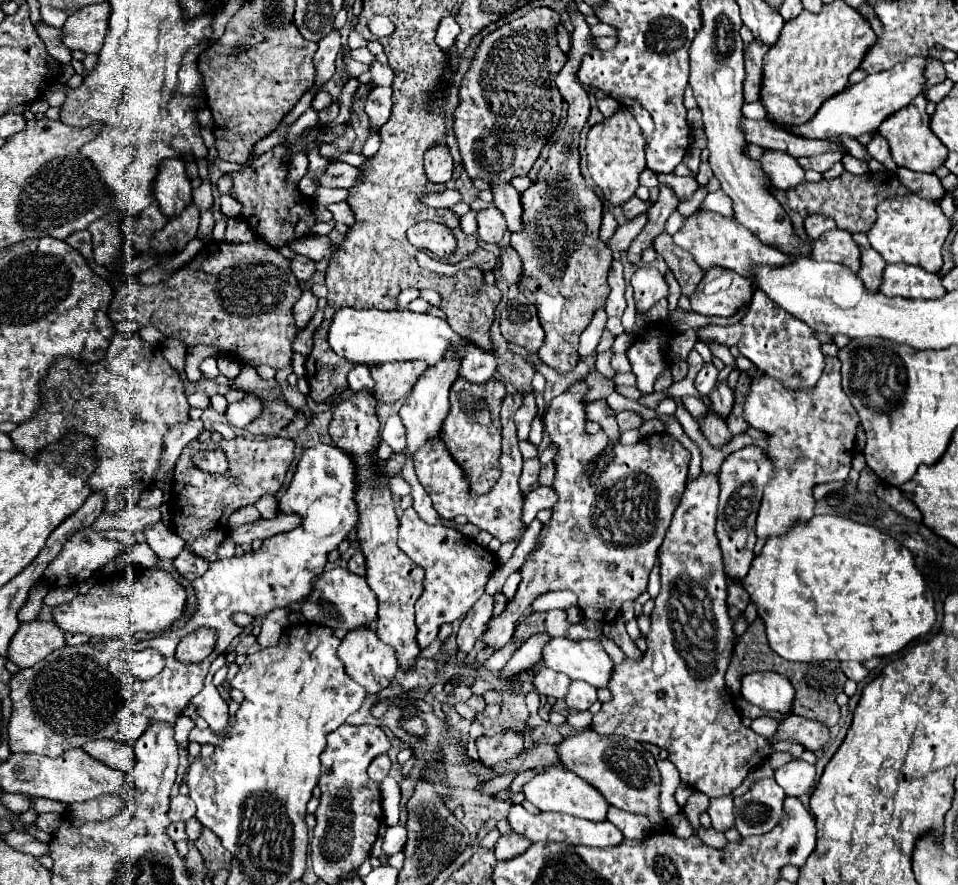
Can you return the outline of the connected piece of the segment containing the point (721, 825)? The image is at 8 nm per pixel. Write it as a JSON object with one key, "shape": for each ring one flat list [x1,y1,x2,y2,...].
{"shape":[[732,796,714,798,710,800,708,814,712,818,712,826,716,832,726,832,734,828,734,814,732,814]]}

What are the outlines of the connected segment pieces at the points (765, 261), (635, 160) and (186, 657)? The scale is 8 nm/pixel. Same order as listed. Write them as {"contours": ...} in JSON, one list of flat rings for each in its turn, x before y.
{"contours":[[[700,210,700,214,690,216,684,222,684,226,676,232,676,236,672,236,672,240,682,250,690,252,702,270,708,270,712,266,722,266,738,272,740,276,750,278,752,282,754,282,752,270,756,270,756,266,786,266,790,260,786,254,770,246,764,246,750,230,740,226,736,218,726,218,722,214,708,212,708,210]],[[620,108,612,118,606,118,604,122,592,126,586,140,586,152,590,176,602,188,604,198,614,206,622,206,626,200,630,200,638,188,638,176,646,168,642,128,630,110]],[[198,628,180,640,176,648,176,658,178,662,184,664,202,662,214,650,214,644,216,644,216,632,210,628]]]}

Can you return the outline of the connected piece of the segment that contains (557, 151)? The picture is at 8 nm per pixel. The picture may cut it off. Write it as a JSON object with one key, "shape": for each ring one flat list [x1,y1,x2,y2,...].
{"shape":[[572,2,572,6,570,6,570,16,572,16,572,24,574,24,572,50,568,54,568,62,564,64,564,68,556,76,556,86,558,86,562,98,568,102,568,120,566,120,562,134,552,142,548,164,540,170,534,186,530,186,522,194,526,228,522,232,512,234,512,248,520,254,522,264,524,264,524,276,528,276,528,278,520,280,518,288,528,298,528,302,532,302,536,306,540,324,546,332,546,340,544,340,542,348,538,350,538,356,544,364,548,364,550,368,554,368,560,374,570,372,580,360,578,358,578,338,588,328,594,312,598,308,604,308,604,302,606,302,608,292,610,292,610,288,606,284,606,276,608,276,610,264,614,260,612,250,608,250,608,246,598,238,602,214,604,214,602,200,584,182,584,178,580,174,580,166,578,166,578,162,580,162,578,140,580,140,580,132,582,132,582,128,590,116,590,98,588,98,588,92,584,90,584,86,580,84,580,80,576,78,576,68,580,68,580,56,594,50,594,36,590,34,590,26,588,26,584,14,578,12,576,2]]}

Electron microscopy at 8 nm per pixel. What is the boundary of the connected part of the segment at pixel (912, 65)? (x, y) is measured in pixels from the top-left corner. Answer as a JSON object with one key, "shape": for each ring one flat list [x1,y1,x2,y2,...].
{"shape":[[908,58,908,60,896,64,892,70,884,70,880,74,870,74,862,82,852,84,846,90,834,94,820,106,816,116,810,118,806,124,800,124,800,126,776,124,776,128,784,128,802,138,826,138,826,134,838,134,838,136,846,134,850,138,858,138,862,134,874,134,878,130,878,126,890,114,908,106,922,92,922,84,924,84,922,70,924,70,924,58]]}

